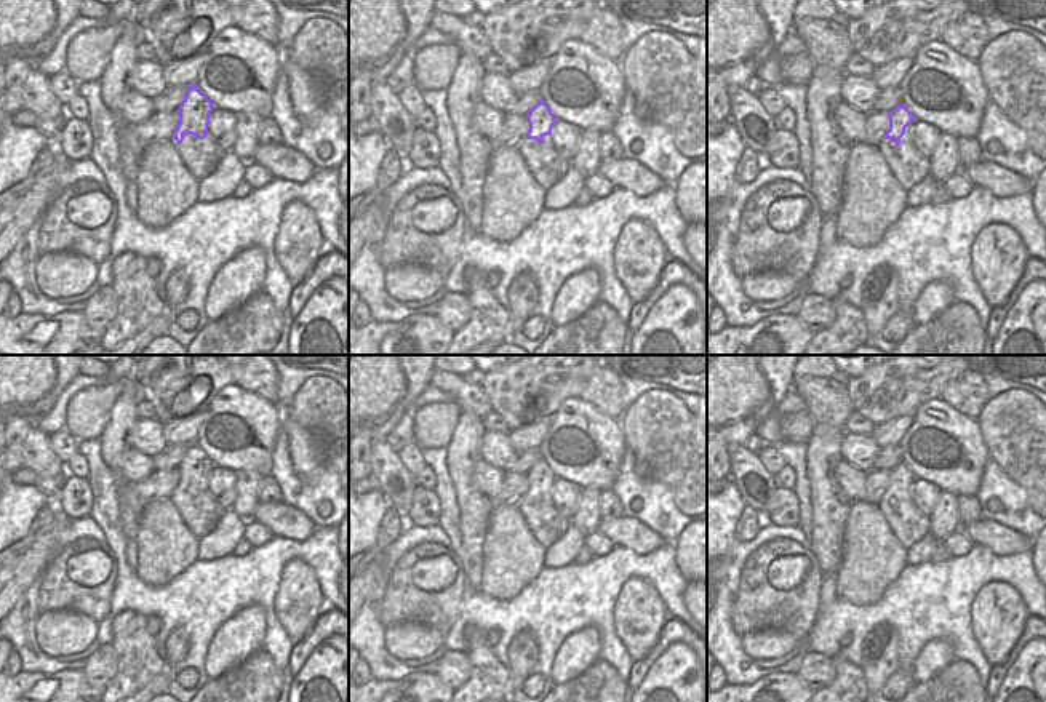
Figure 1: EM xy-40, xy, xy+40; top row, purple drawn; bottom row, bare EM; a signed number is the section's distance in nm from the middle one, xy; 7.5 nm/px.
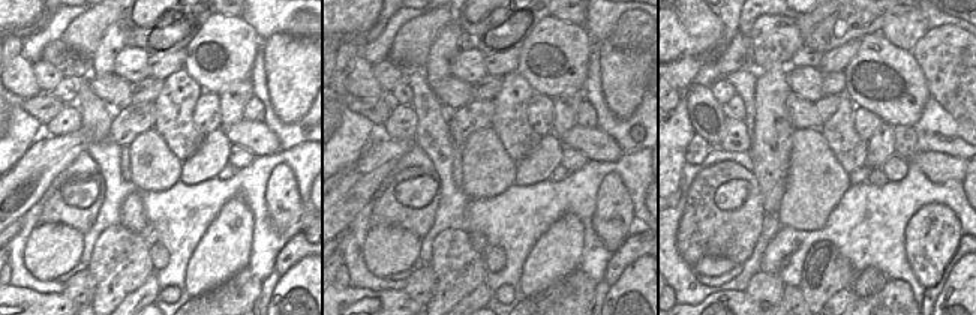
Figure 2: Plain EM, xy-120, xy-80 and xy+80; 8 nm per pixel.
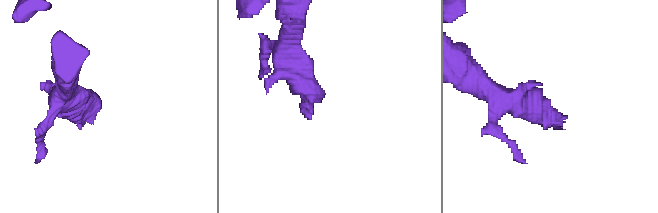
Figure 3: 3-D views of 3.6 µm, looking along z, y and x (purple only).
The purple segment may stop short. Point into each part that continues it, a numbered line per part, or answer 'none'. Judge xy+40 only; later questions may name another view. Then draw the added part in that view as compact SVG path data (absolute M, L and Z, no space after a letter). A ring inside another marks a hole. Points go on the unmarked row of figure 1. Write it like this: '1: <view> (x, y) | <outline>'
1: xy+40 (944, 446) | M948 403L929 411L916 409L913 425L899 445L902 462L915 478L956 497L977 496L990 454L976 419Z

